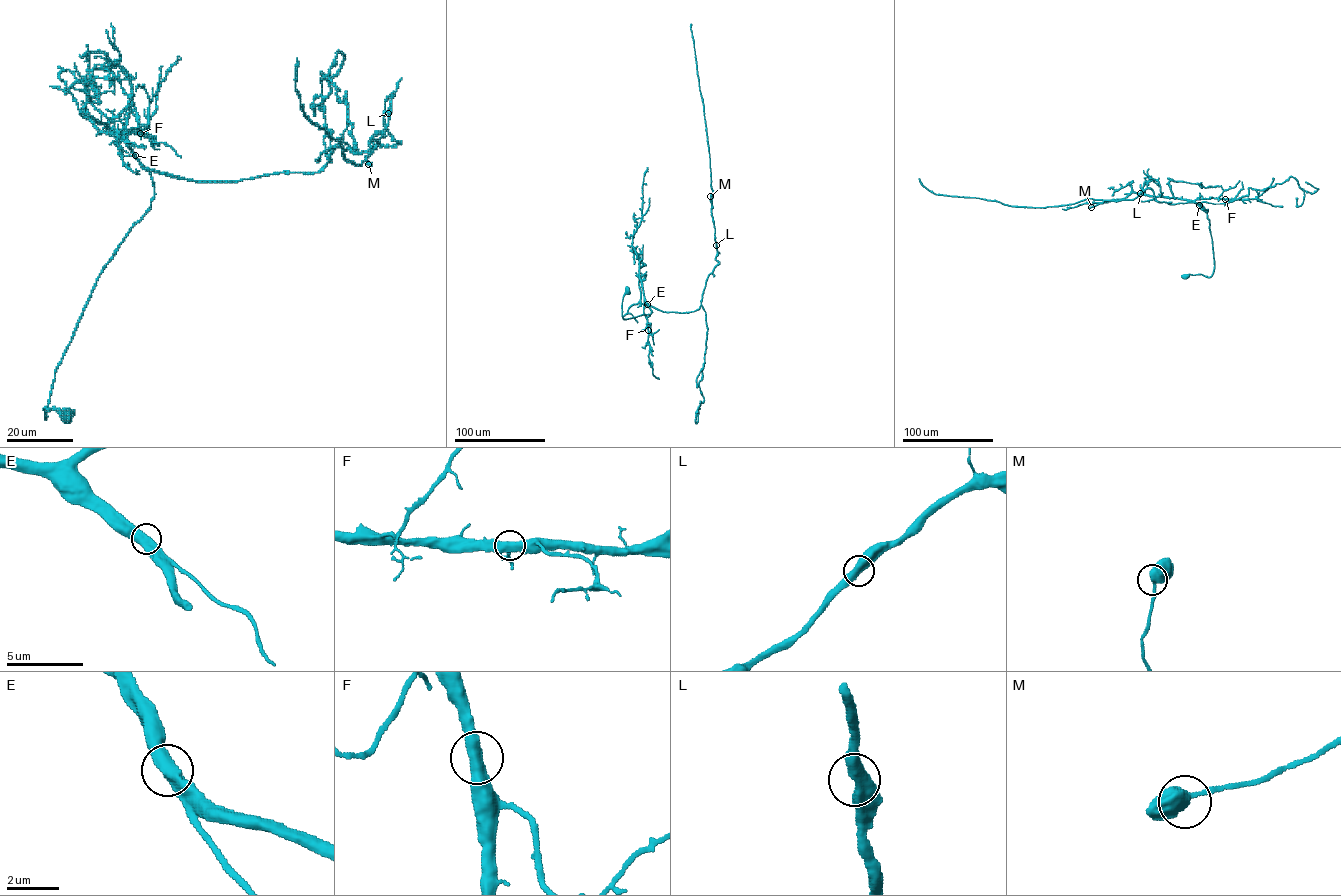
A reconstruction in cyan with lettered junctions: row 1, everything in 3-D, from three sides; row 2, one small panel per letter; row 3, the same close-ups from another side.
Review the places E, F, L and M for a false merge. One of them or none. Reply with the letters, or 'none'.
none

